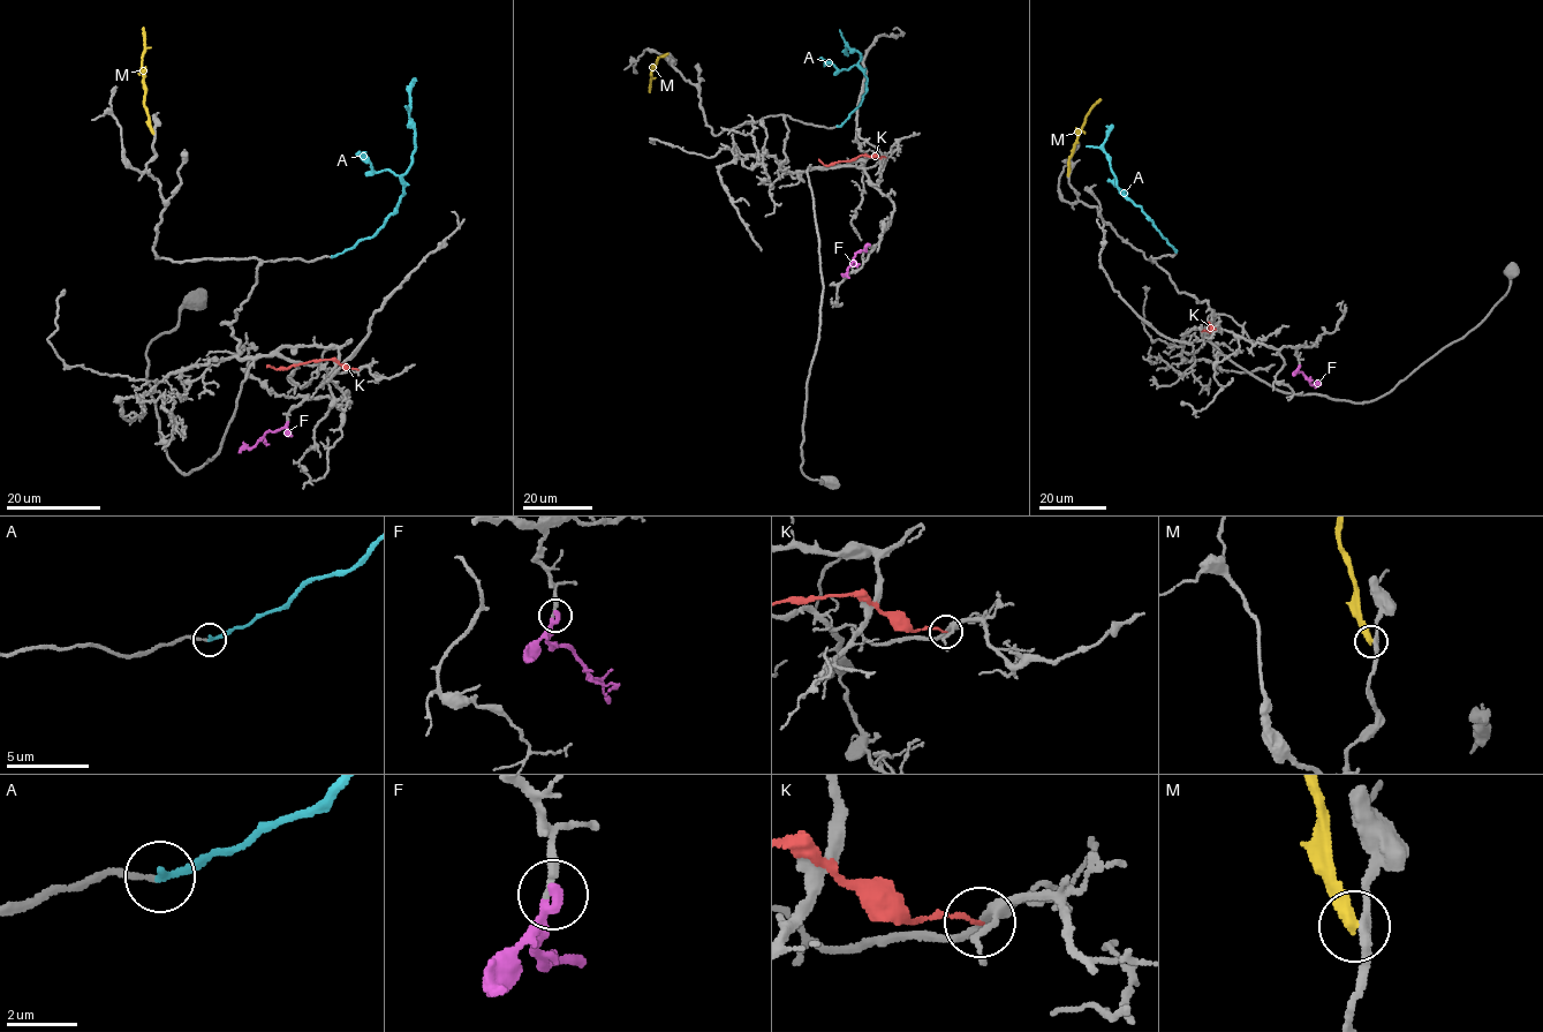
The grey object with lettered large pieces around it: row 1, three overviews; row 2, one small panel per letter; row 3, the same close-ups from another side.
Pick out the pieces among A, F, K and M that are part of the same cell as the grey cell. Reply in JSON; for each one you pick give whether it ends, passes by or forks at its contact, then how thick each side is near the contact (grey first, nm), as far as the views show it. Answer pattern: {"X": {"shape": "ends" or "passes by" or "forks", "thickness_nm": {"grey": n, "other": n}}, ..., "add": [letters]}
{"A": {"shape": "ends", "thickness_nm": {"grey": 150, "other": 220}}, "F": {"shape": "passes by", "thickness_nm": {"grey": 260, "other": 240}}, "add": ["A", "F"]}

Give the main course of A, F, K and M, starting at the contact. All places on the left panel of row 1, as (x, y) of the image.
A: (332, 256), (368, 239), (403, 195), (401, 176), (411, 163), (415, 137), (409, 108), (415, 77)
F: (287, 422), (273, 431), (269, 431), (251, 447), (237, 452)
K: (358, 369), (346, 369), (328, 359), (277, 369), (266, 367)
M: (152, 133), (144, 106), (143, 27)

